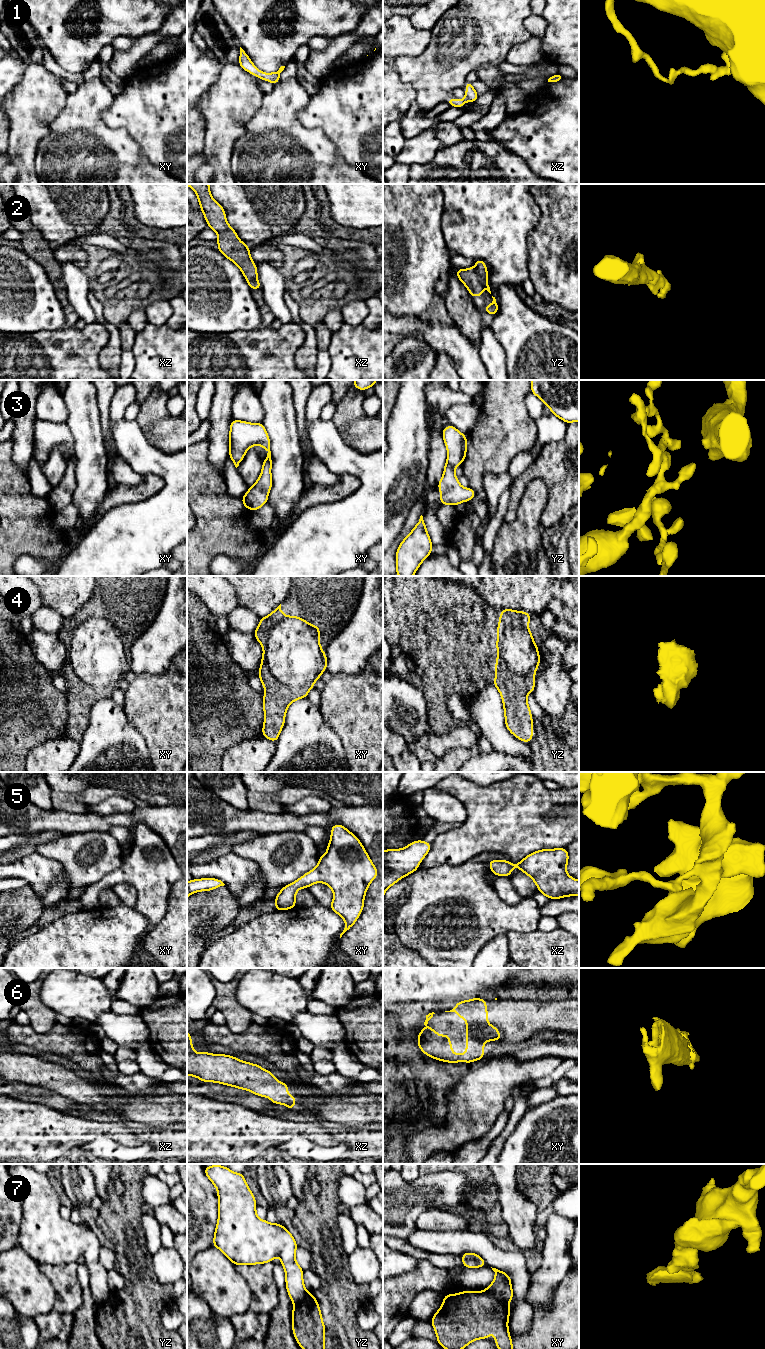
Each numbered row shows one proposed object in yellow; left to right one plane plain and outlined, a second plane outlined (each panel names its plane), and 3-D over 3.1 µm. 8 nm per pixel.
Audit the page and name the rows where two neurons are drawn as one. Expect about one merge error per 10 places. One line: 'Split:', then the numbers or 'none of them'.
Split: 7

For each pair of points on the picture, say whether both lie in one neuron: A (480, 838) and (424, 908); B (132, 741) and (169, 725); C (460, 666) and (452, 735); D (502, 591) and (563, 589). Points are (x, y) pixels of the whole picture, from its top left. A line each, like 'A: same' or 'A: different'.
A: different
B: different
C: different
D: same

